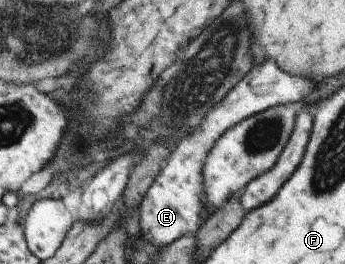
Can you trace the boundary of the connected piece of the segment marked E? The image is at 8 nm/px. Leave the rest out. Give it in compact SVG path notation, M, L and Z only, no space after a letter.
M272 59L254 64L248 73L214 103L201 117L197 128L182 138L166 158L166 165L157 173L139 203L139 233L155 246L172 243L182 234L195 234L209 218L205 204L202 168L216 140L233 125L248 116L286 102L299 104L308 93L316 91L318 79L312 81L304 76L288 75L276 67Z

